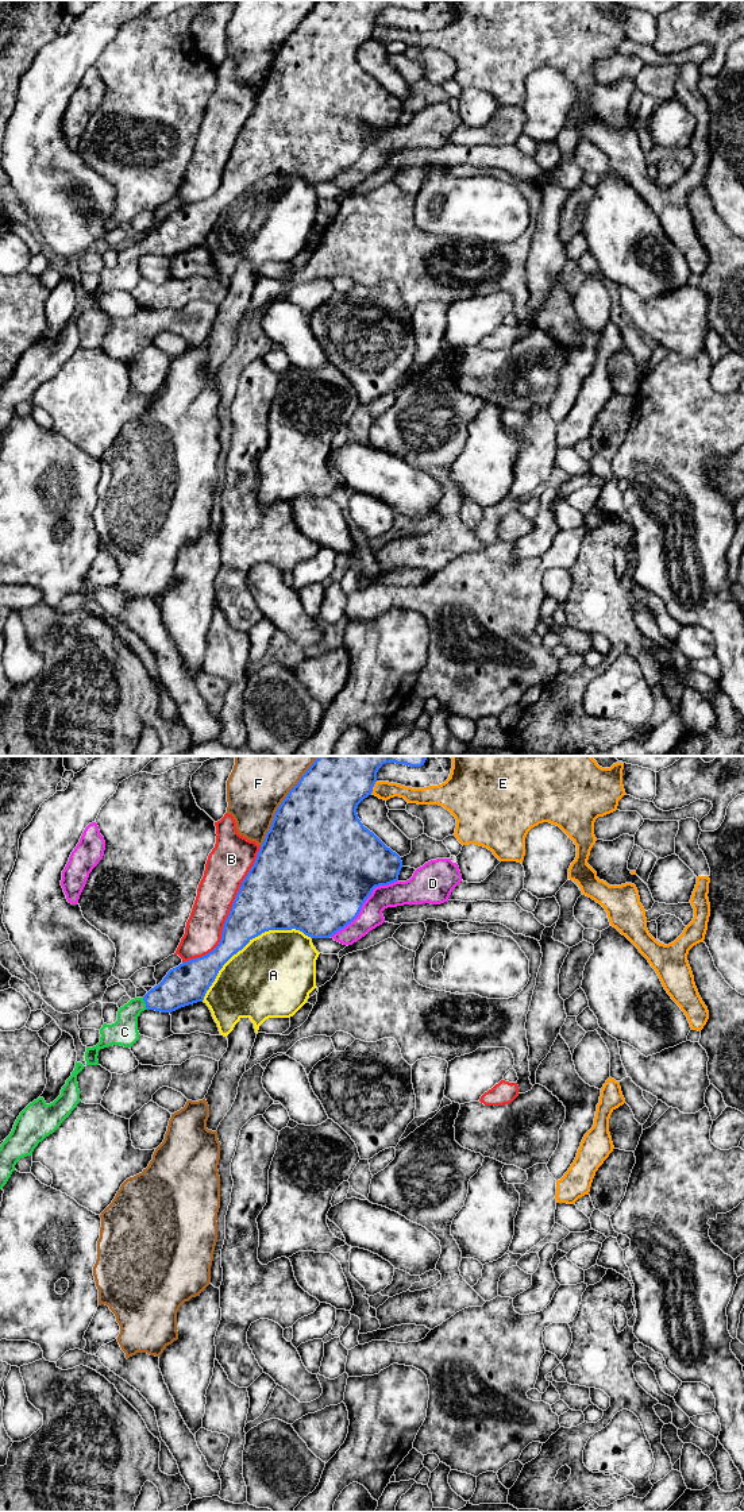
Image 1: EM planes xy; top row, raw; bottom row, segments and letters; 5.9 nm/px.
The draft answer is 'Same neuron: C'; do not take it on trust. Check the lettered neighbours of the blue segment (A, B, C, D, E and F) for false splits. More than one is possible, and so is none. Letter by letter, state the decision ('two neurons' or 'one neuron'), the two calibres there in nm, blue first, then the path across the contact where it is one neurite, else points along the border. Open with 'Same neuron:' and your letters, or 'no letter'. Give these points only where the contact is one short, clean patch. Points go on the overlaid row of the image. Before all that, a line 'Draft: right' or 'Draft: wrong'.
Draft: right
Same neuron: C
A: two neurons | 340/480 nm
B: two neurons | 380/240 nm
C: one neuron | 240/160 nm | across xy (182, 986), (165, 998), (145, 1002), (127, 1018), (124, 1032)
D: two neurons | 500/140 nm
E: two neurons | 380/110 nm
F: two neurons | 500/420 nm

